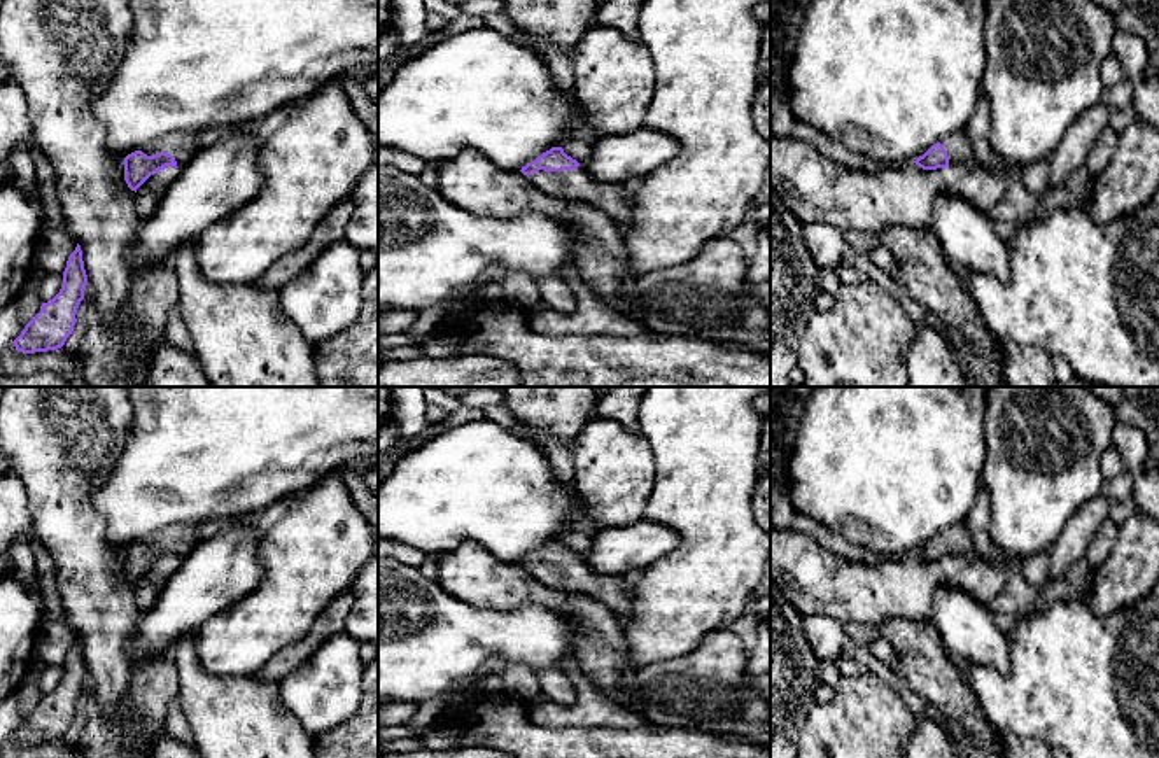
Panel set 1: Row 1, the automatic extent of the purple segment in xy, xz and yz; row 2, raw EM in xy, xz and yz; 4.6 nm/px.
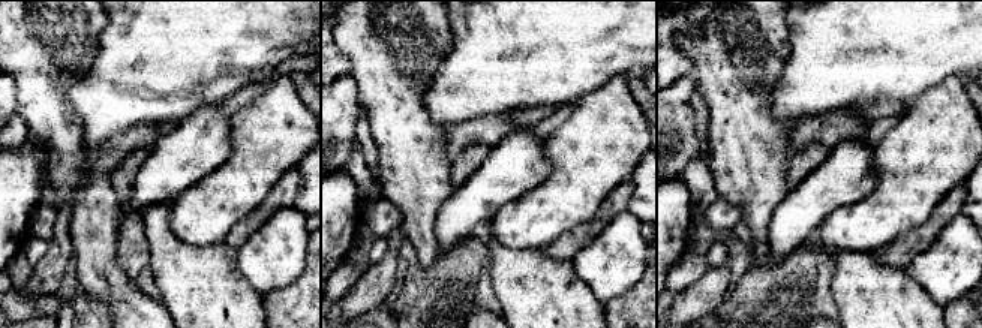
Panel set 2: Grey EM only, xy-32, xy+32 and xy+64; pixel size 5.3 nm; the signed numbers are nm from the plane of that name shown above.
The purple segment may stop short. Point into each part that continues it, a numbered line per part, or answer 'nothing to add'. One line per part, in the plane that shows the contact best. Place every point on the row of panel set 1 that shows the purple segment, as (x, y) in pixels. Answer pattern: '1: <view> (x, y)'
1: xz (578, 184)

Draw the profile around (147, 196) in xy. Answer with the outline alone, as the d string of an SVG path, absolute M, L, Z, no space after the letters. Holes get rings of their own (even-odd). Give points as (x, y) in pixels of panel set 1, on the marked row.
M166 166L158 173L151 175L135 194L137 215L140 221L147 221L158 208L159 201L166 194L173 177L177 175L175 166Z

